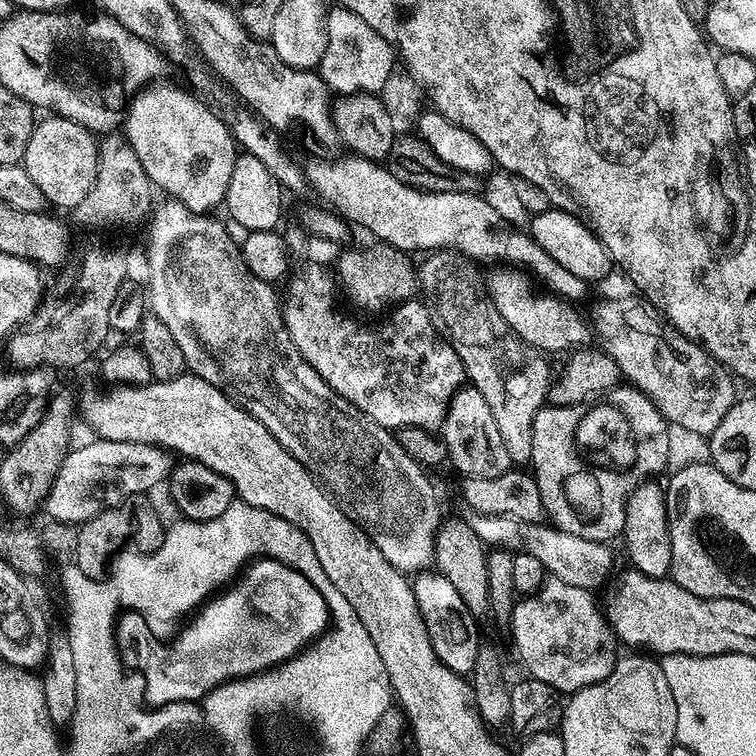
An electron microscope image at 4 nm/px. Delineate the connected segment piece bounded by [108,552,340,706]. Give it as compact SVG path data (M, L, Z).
M248 552L248 556L244 556L244 560L240 560L240 564L236 564L236 568L232 568L232 572L228 572L228 576L220 580L220 584L212 584L212 588L208 588L208 592L204 592L204 596L200 596L196 604L188 604L184 612L172 612L172 616L164 616L164 612L160 612L164 604L148 604L148 608L136 608L136 604L124 604L124 600L120 600L120 604L116 604L116 612L112 612L112 624L108 624L108 636L112 636L112 652L116 652L116 664L120 664L120 676L124 676L124 684L128 684L128 693L144 692L145 698L152 706L199 702L221 684L266 672L269 668L295 660L301 652L305 652L314 643L324 644L328 636L340 636L340 616L336 616L336 608L328 604L328 596L324 596L324 588L320 588L316 580L301 583L300 589L292 588L292 576L294 577L294 570L289 566L288 560L284 560L284 556L272 556L272 552Z

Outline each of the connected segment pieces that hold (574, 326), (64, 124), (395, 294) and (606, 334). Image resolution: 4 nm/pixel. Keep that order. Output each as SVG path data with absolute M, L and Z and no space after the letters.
M496 266L486 279L486 296L494 307L495 315L504 319L507 331L517 341L524 341L541 354L564 352L587 345L590 324L575 312L569 301L555 295L543 296L532 289L533 281L523 271L512 266Z
M55 114L46 118L32 129L22 166L53 207L71 210L80 204L95 182L99 143L92 132L70 119Z
M372 242L369 248L352 248L349 252L344 252L340 256L340 272L338 271L338 280L348 291L348 296L360 308L365 308L368 312L380 312L391 309L397 304L405 303L417 295L418 292L418 268L414 263L413 257L401 248L395 248L383 242Z
M636 294L631 295L616 296L613 300L600 300L593 306L590 324L595 335L596 332L600 335L599 343L604 351L610 354L610 358L618 362L621 377L631 387L645 392L652 400L653 406L663 414L665 420L701 438L711 436L718 422L726 418L726 414L738 399L736 388L732 385L734 383L732 373L716 361L704 349L703 344L697 344L696 341L683 336L650 301Z

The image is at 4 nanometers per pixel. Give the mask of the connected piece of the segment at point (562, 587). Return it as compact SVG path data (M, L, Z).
M553 578L545 579L544 587L532 596L515 601L510 621L510 631L516 642L516 652L524 663L529 677L541 680L550 685L557 693L571 694L591 684L600 684L616 669L618 657L616 648L618 641L607 615L596 605L593 593L578 586L567 585L566 582Z

